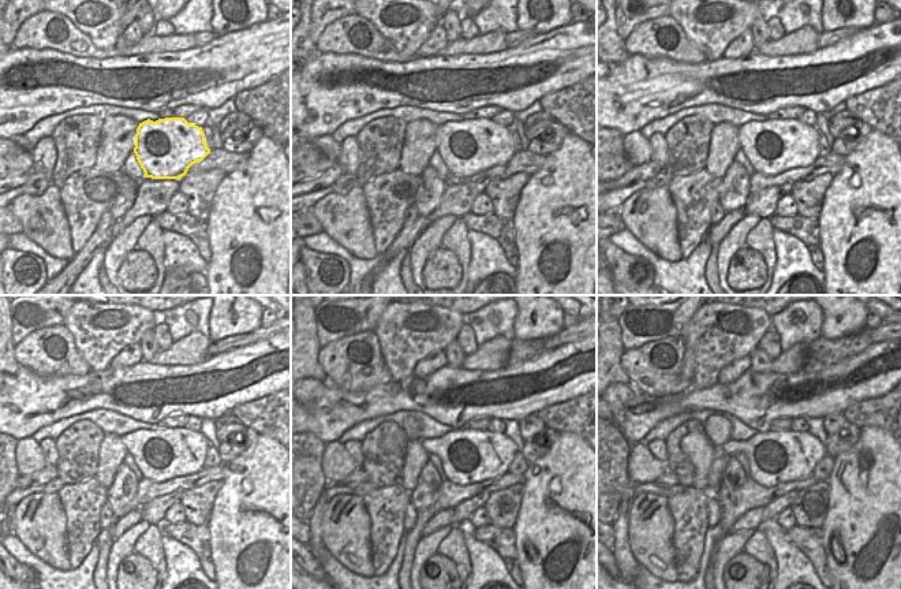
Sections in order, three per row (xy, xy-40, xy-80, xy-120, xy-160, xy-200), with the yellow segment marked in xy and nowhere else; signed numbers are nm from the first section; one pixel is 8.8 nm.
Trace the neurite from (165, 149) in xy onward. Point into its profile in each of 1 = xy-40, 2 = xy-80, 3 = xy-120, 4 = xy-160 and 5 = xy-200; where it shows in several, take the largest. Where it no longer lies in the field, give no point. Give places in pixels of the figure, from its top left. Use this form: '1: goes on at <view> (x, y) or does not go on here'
1: goes on at xy-40 (470, 146)
2: goes on at xy-80 (774, 146)
3: goes on at xy-120 (160, 454)
4: goes on at xy-160 (468, 457)
5: goes on at xy-200 (776, 457)

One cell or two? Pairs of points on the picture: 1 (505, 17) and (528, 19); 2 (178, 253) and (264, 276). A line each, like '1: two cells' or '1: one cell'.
1: two cells
2: two cells

